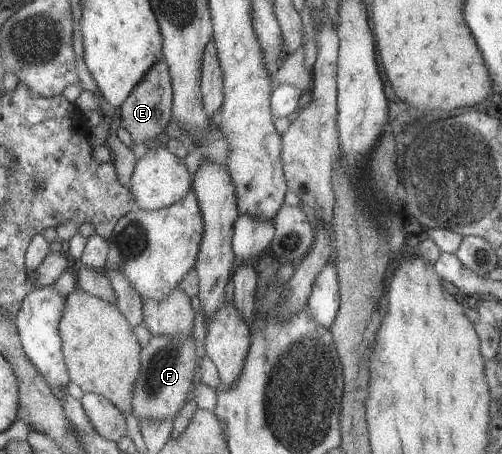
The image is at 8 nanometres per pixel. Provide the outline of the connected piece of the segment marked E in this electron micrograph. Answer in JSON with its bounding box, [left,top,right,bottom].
[120,58,173,145]

